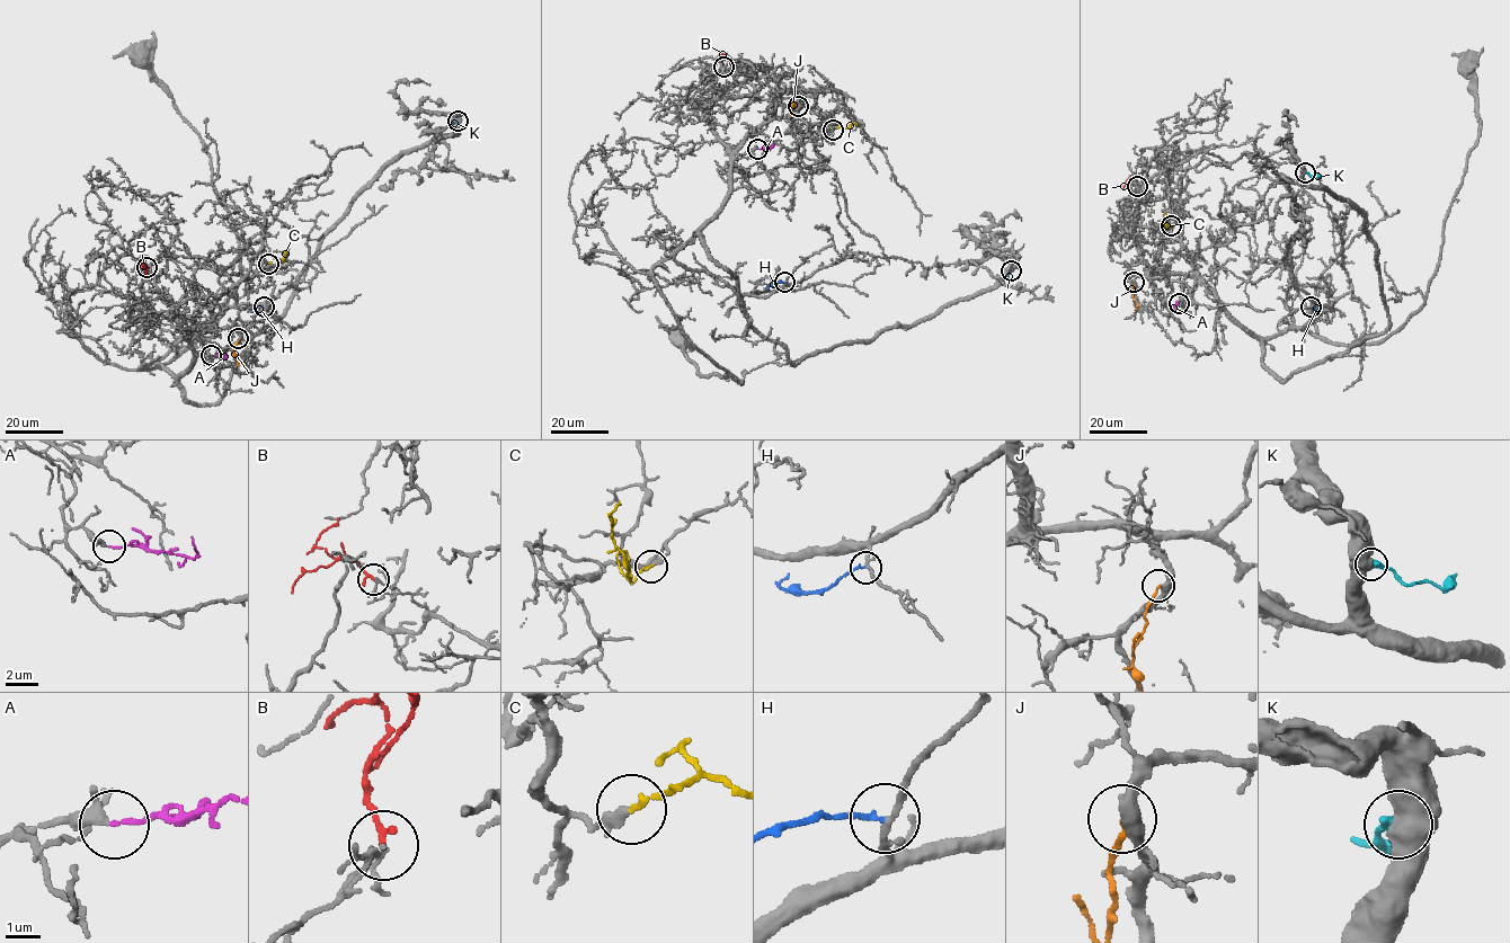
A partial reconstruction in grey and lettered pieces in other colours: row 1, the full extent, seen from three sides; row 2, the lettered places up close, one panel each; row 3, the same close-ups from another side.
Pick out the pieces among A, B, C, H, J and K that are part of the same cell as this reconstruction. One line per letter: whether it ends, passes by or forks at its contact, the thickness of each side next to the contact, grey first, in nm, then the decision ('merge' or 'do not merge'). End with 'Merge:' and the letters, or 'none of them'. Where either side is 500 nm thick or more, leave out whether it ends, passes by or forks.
A: it ends there; 200 nm thick on the grey side, 120 nm on the other; merge
B: it ends there; 90 nm thick on the grey side, 200 nm on the other; do not merge
C: it ends there; 320 nm thick on the grey side, 170 nm on the other; merge
H: it ends there; 170 nm thick on the grey side, 140 nm on the other; do not merge
J: it ends there; 320 nm thick on the grey side, 170 nm on the other; do not merge
K: 750 nm thick on the grey side, 400 nm on the other; do not merge
Merge: A, C

